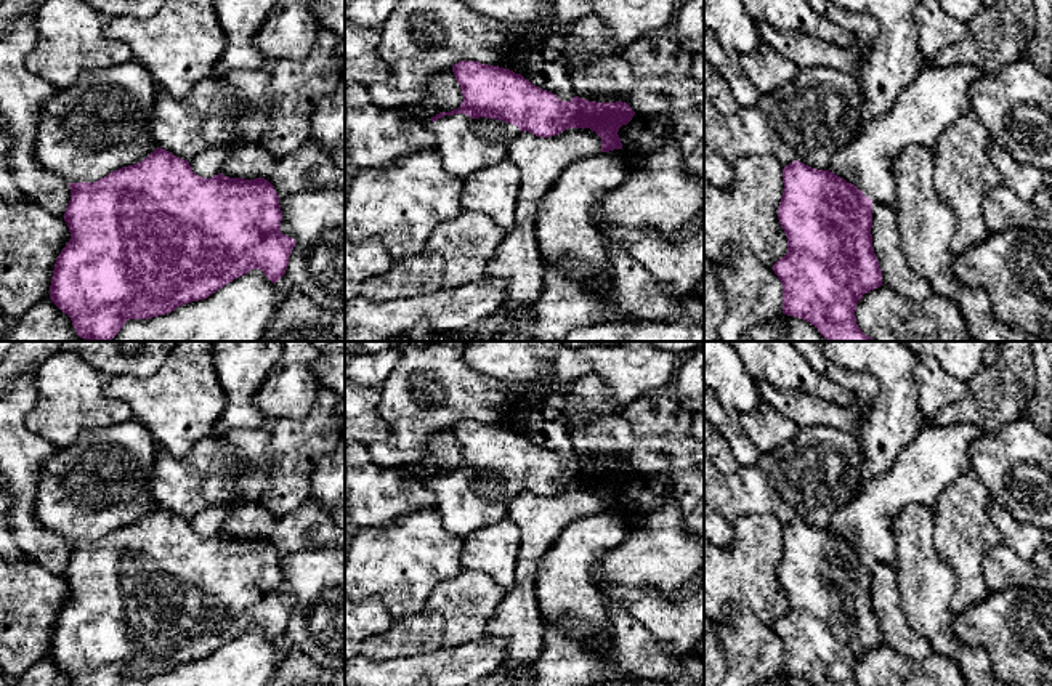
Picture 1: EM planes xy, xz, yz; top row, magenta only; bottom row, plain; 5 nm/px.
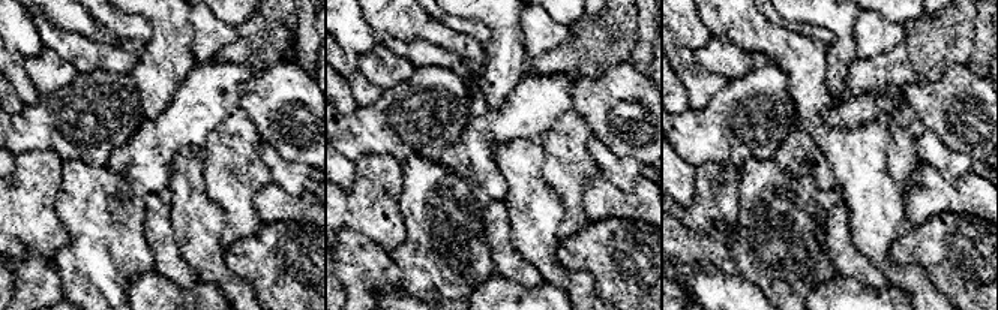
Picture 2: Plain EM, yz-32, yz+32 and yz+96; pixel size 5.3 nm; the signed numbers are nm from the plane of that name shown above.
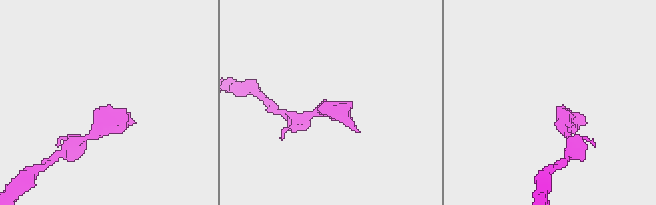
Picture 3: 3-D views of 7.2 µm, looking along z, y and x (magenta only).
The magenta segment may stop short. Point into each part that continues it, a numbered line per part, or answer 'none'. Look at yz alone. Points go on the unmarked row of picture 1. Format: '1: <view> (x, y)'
1: yz (937, 455)

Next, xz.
1: xz (465, 504)

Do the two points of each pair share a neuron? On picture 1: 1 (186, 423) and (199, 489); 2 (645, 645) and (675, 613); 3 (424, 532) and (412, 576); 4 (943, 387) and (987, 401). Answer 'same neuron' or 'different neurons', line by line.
1: different neurons
2: different neurons
3: same neuron
4: different neurons

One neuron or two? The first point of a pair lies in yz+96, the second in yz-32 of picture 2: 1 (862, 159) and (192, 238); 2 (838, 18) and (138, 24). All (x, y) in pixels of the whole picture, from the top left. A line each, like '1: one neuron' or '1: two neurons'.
1: one neuron
2: two neurons

